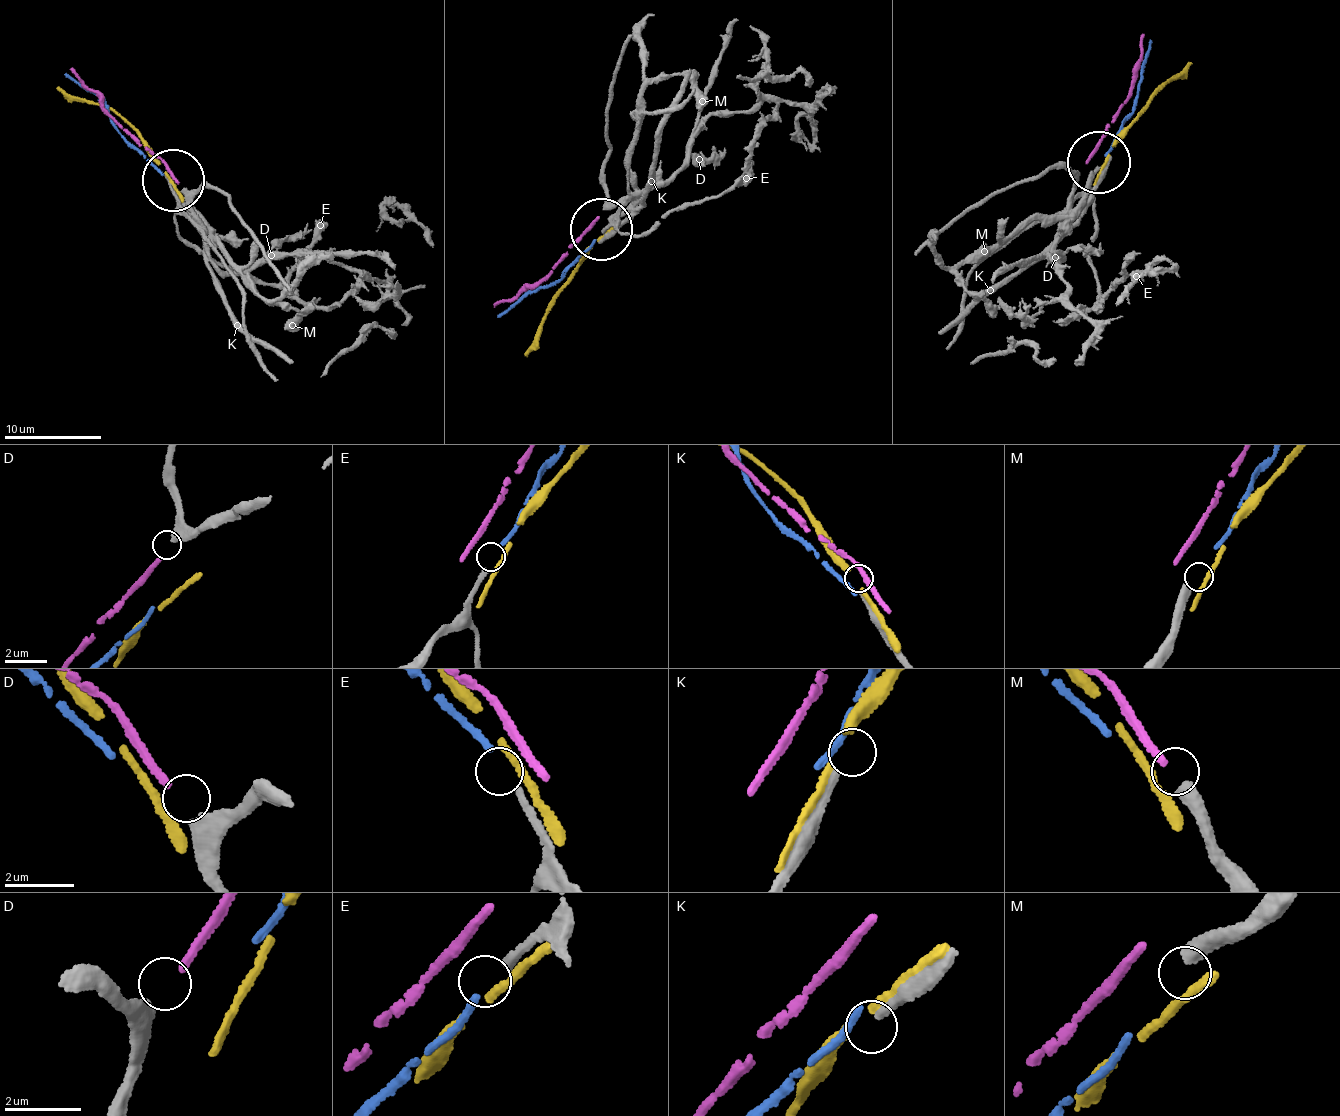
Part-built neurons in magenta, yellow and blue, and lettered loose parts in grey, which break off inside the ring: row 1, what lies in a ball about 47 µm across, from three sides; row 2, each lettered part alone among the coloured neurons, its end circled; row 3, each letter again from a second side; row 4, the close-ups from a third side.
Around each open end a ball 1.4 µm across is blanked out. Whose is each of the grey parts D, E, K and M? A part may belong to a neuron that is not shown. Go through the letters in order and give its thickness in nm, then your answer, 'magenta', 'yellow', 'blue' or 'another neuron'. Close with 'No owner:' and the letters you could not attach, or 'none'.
D: calibre 360 nm; magenta
E: calibre 200 nm; blue
K: calibre 260 nm; another neuron
M: calibre 400 nm; another neuron
No owner: K, M

